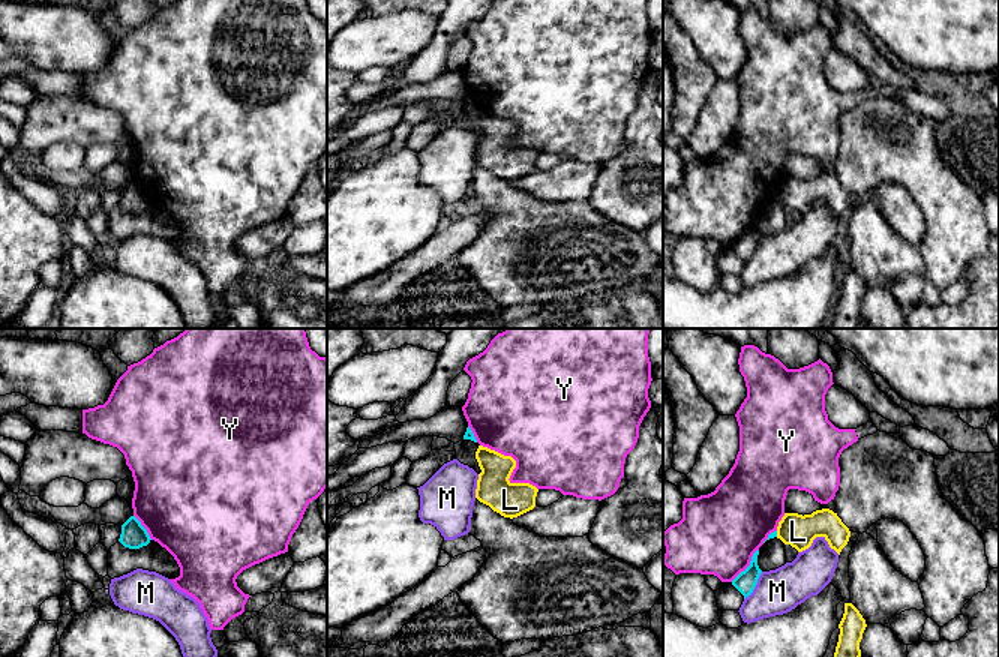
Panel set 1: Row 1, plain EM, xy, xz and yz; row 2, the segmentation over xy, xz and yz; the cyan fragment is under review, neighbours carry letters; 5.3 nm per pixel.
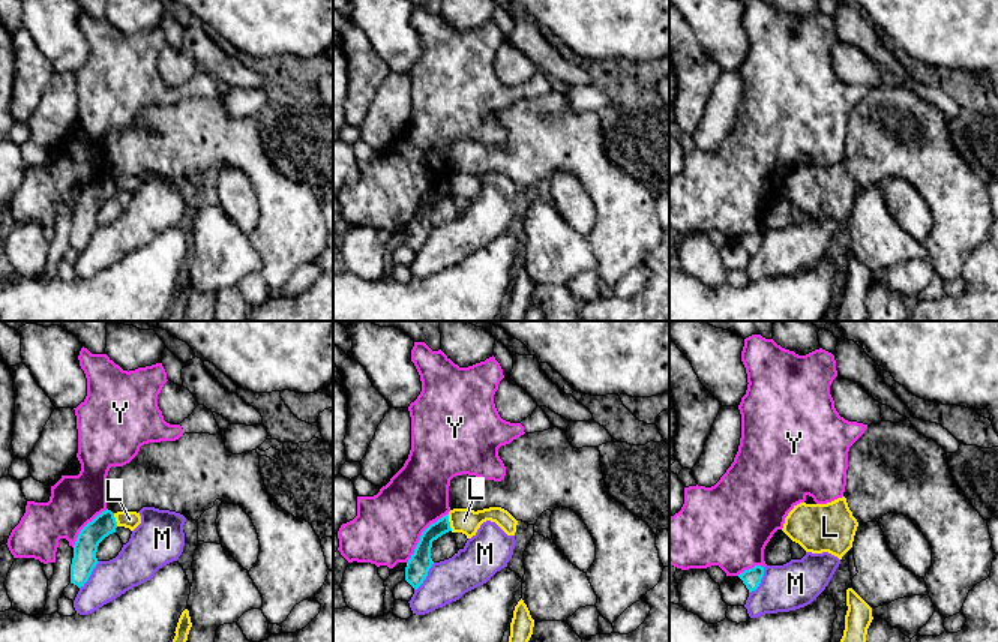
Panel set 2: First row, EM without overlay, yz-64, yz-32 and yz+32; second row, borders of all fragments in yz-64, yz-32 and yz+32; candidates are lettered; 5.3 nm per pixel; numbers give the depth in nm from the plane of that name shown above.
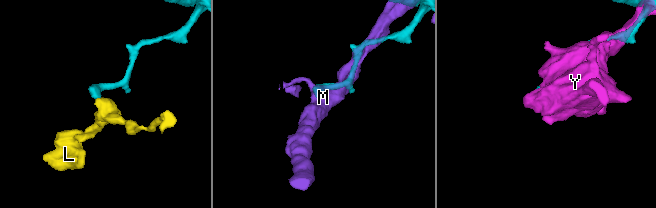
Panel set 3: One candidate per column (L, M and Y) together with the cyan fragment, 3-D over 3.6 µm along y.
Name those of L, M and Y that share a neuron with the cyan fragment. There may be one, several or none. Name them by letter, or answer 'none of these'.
none of these

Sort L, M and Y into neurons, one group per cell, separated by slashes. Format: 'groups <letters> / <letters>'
groups L / M / Y

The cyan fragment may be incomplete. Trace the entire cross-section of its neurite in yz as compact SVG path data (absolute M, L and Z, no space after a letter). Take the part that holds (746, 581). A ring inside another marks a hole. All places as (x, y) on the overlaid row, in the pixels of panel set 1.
M759 550L753 554L750 566L732 580L732 585L744 596L744 598L753 592L758 579L762 573L758 566L758 555Z

